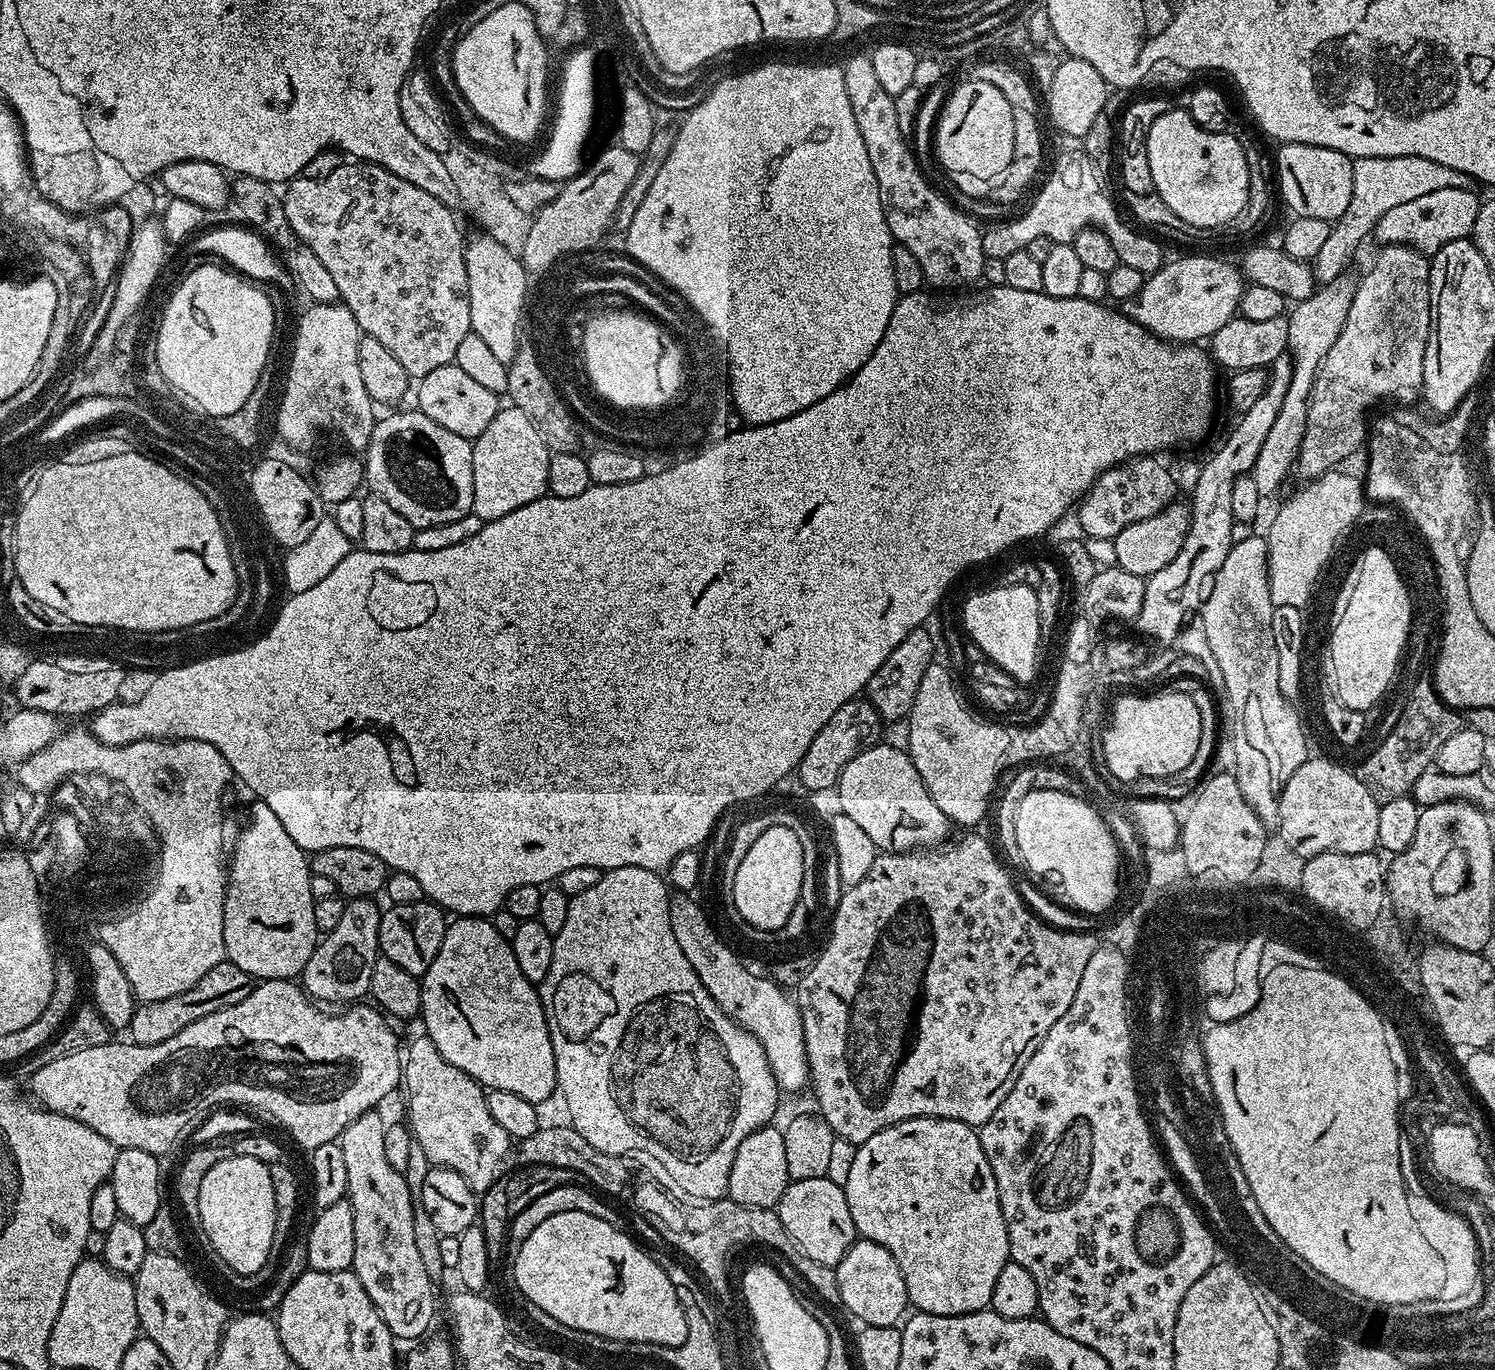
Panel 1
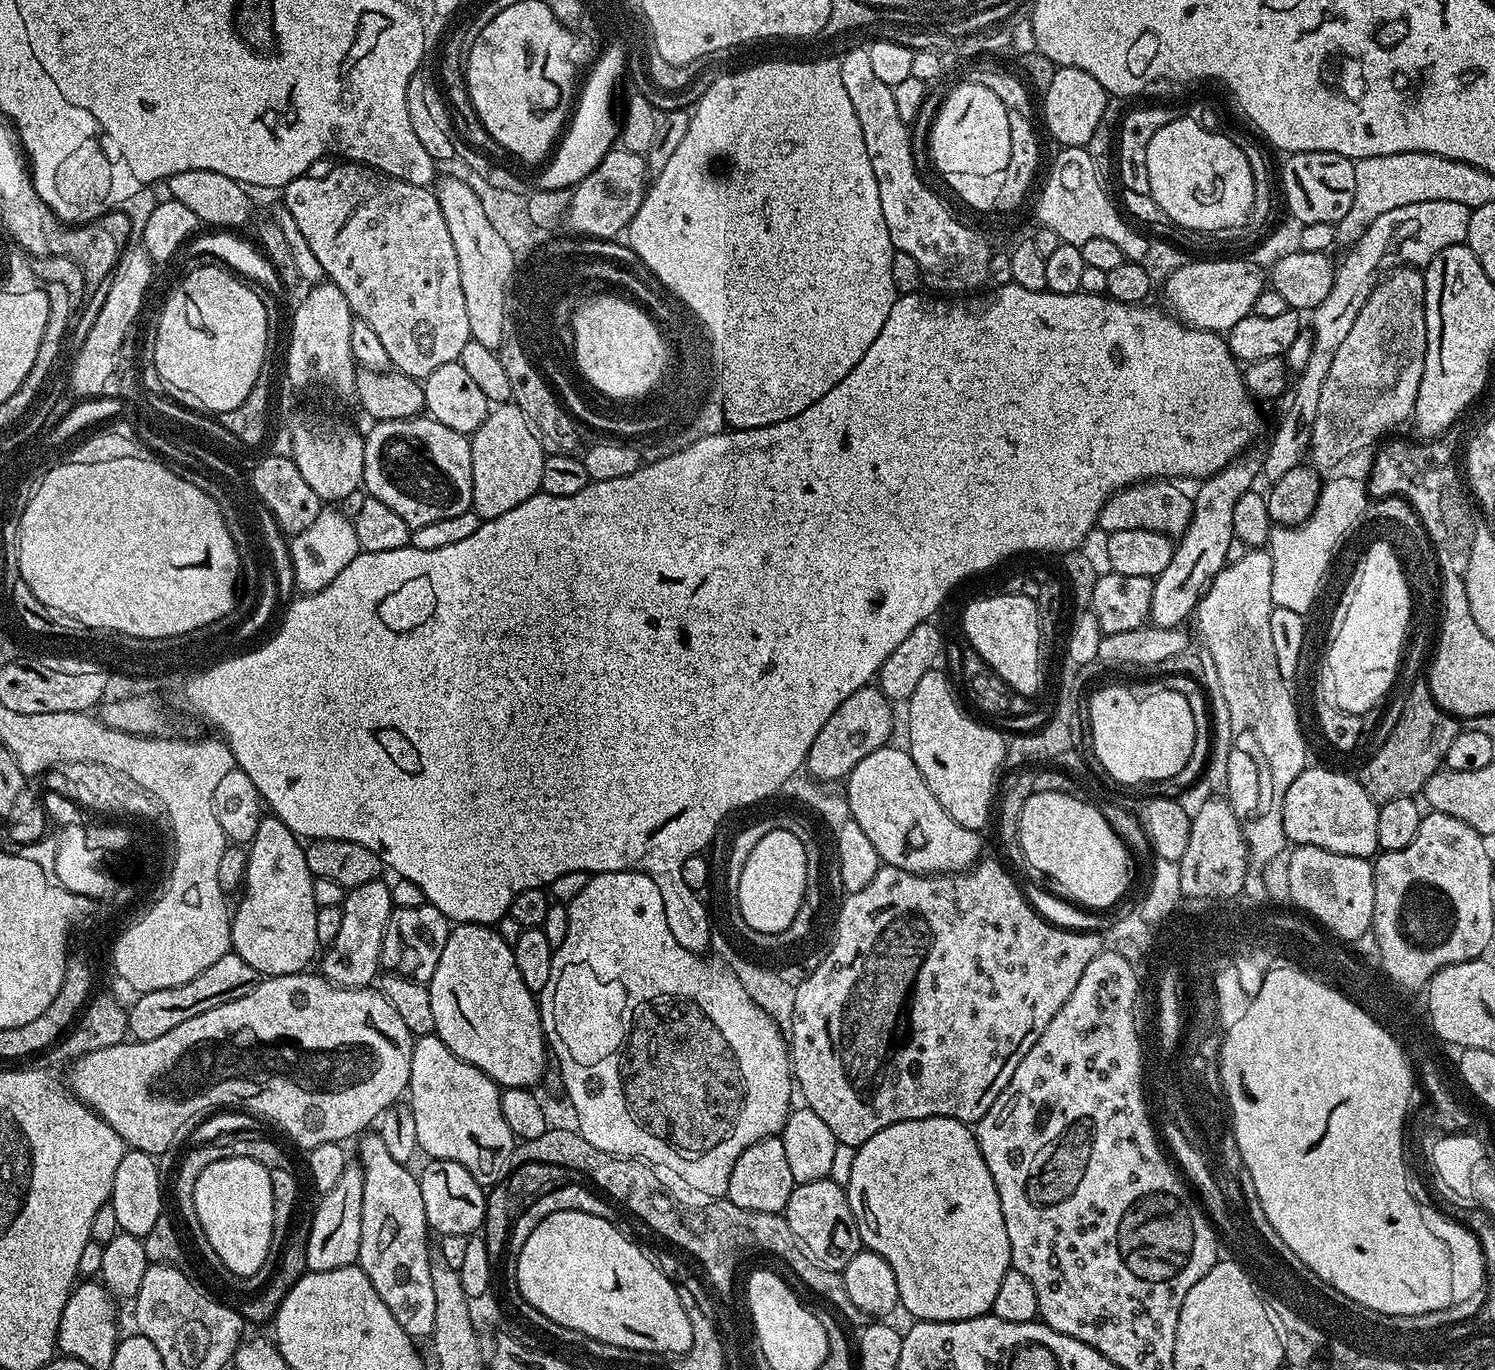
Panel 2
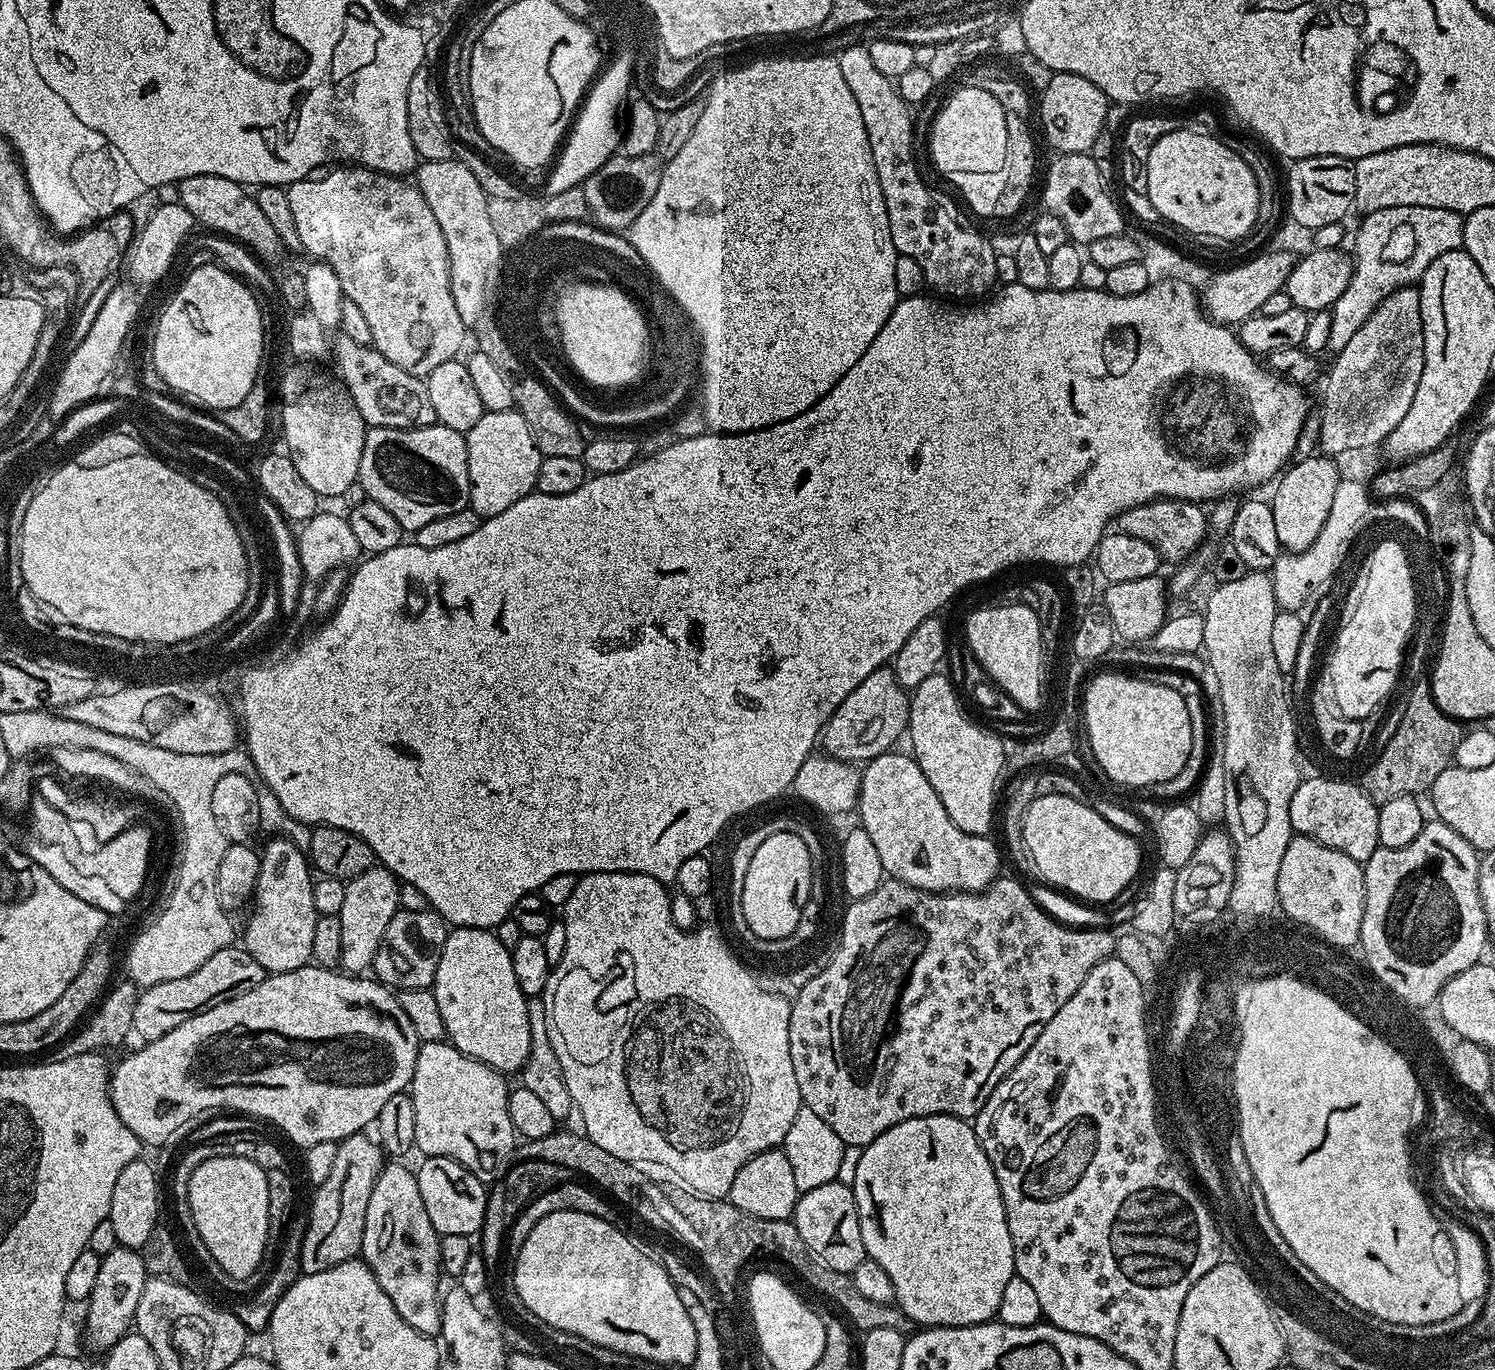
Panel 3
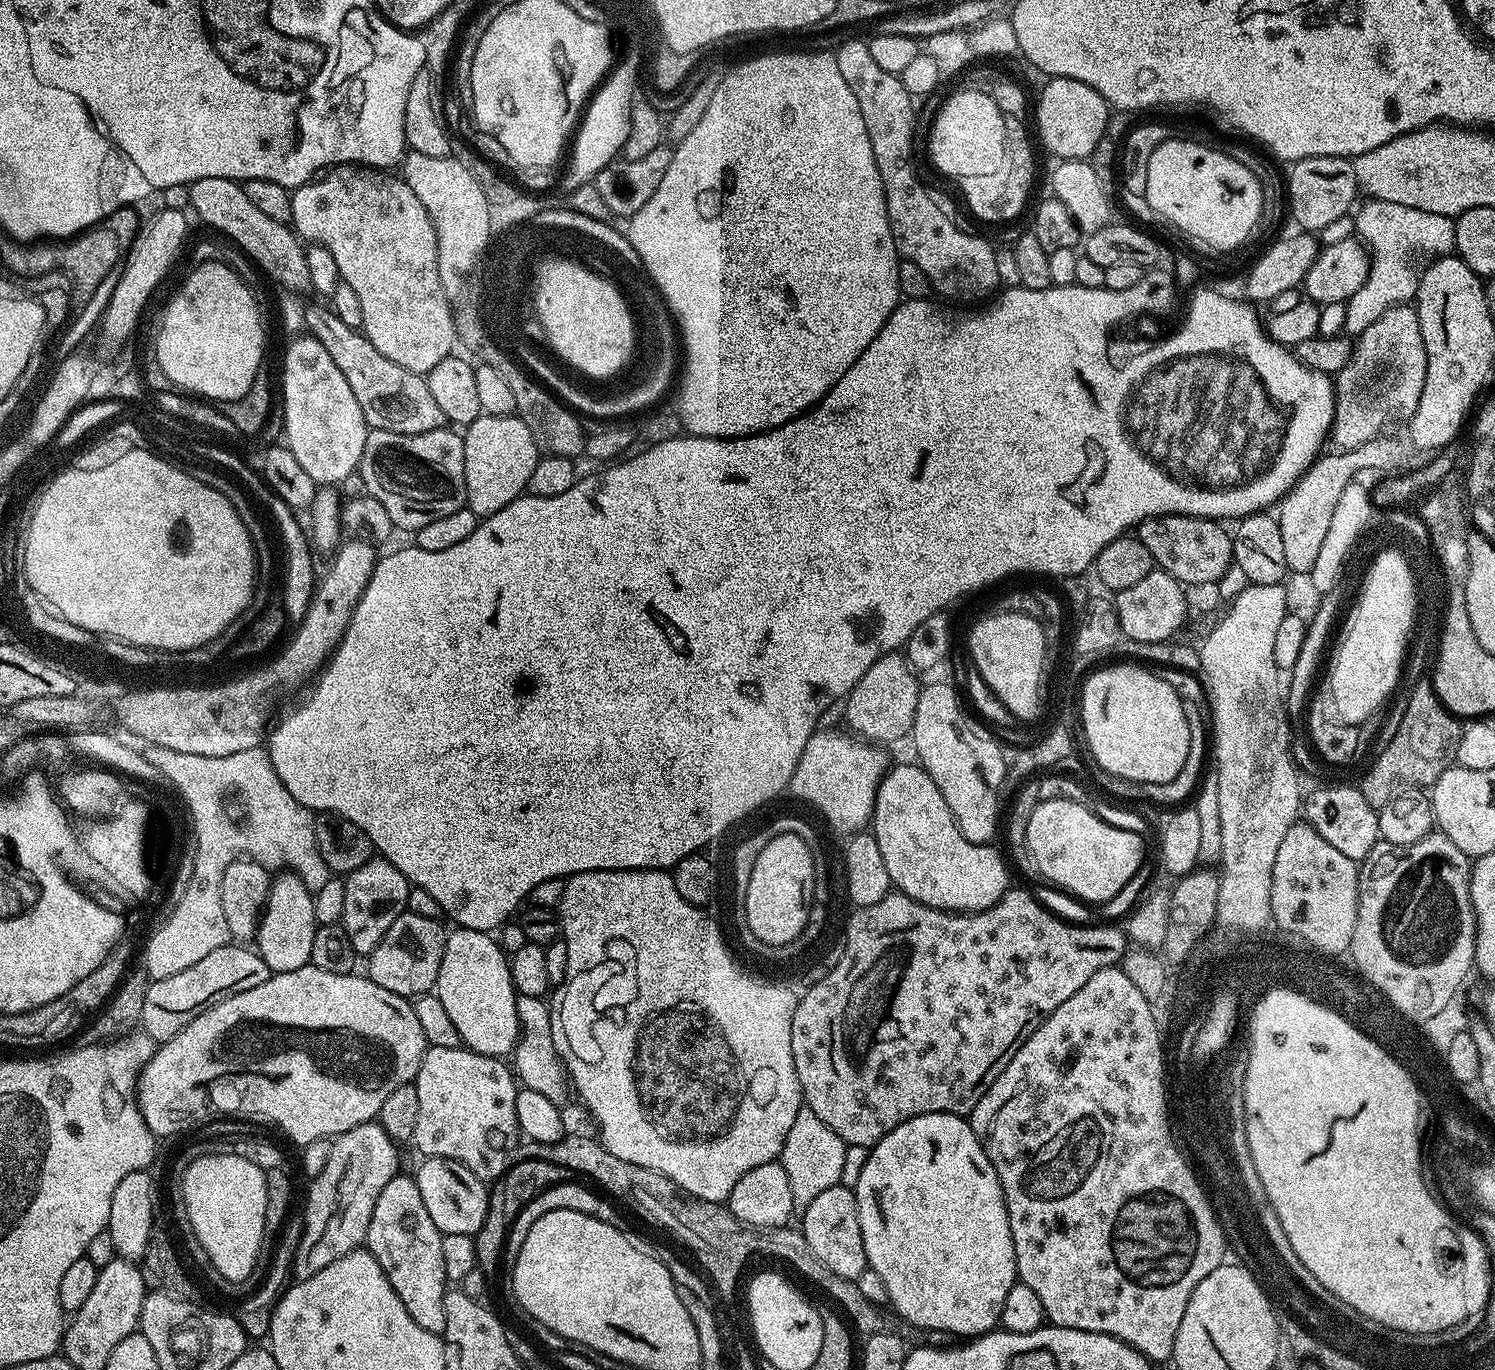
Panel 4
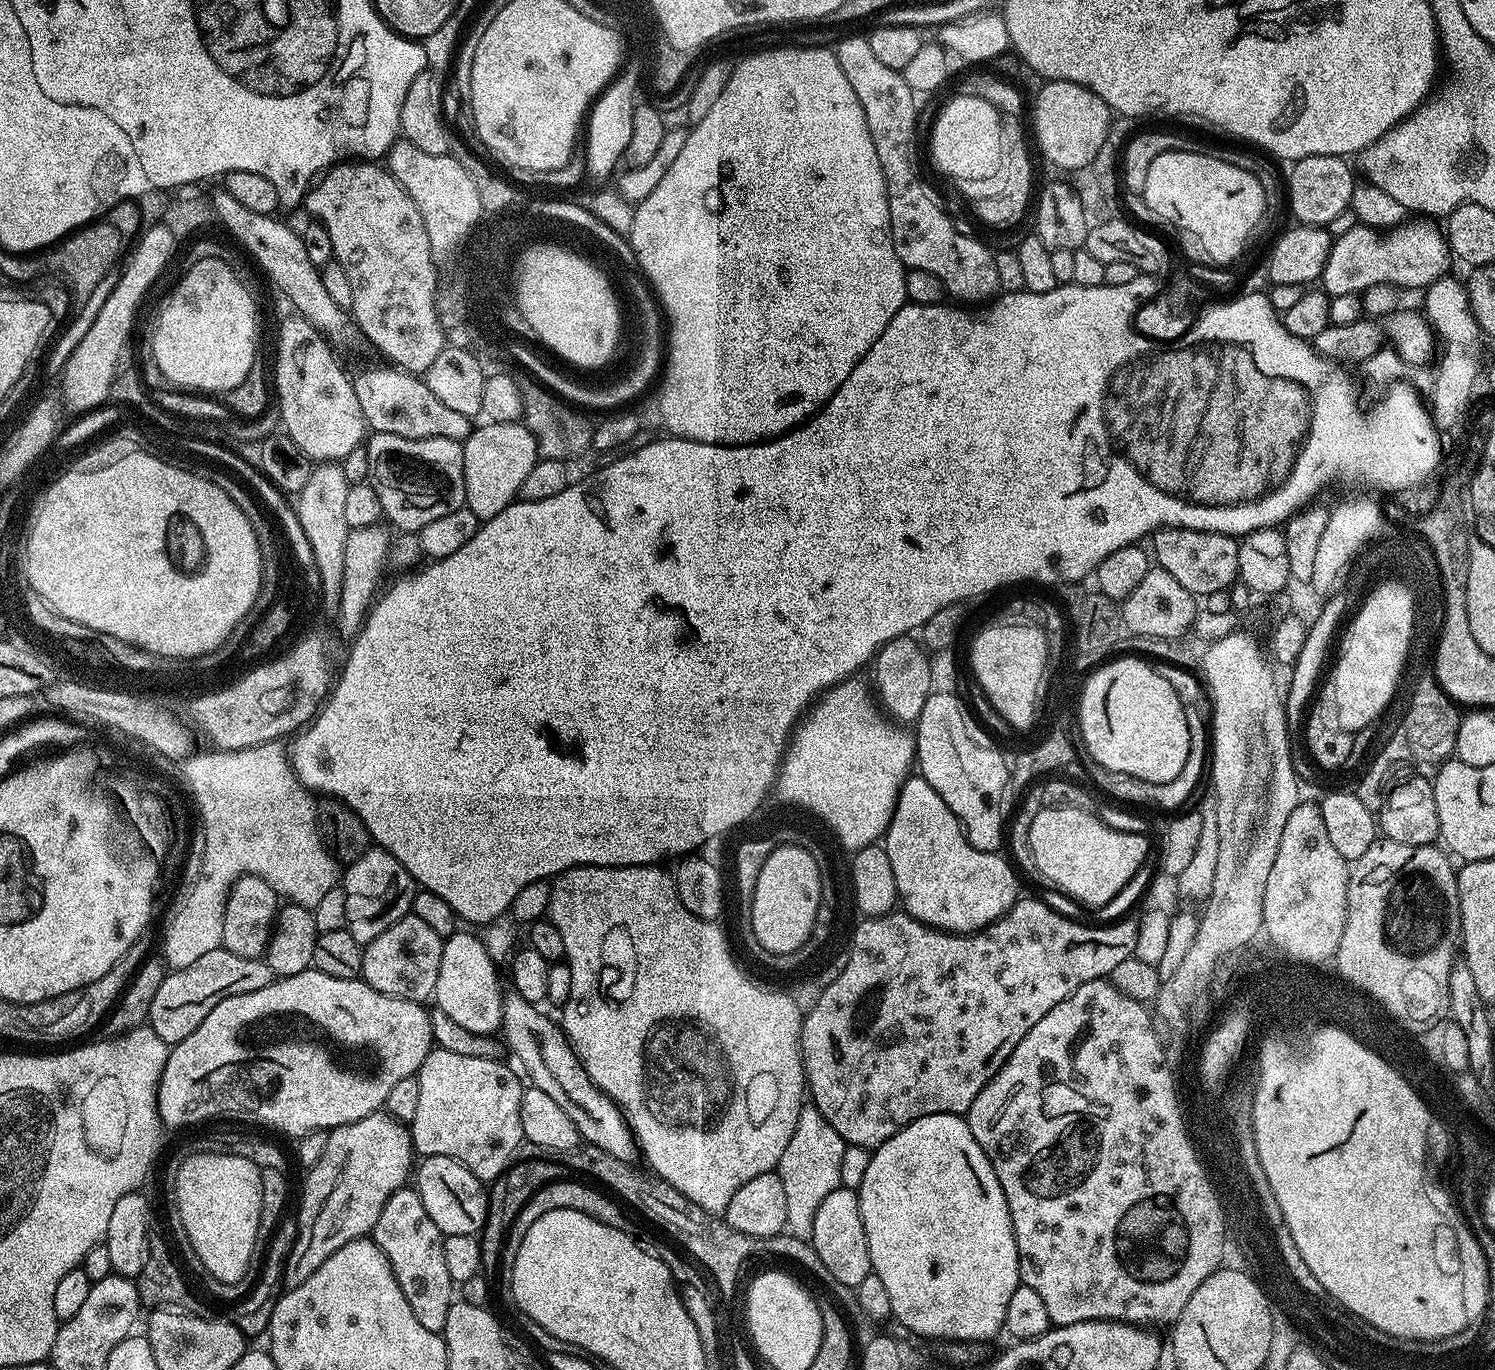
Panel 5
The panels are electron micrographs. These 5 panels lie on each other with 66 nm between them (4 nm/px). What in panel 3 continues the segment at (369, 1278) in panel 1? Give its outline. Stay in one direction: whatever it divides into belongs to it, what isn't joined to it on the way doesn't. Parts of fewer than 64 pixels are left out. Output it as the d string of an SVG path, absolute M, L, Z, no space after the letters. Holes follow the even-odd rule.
M385 1163L374 1182L374 1190L370 1190L360 1256L374 1278L378 1278L378 1286L386 1290L386 1298L394 1302L394 1310L398 1310L414 1330L436 1338L440 1336L441 1235L434 1230L430 1214L426 1214L415 1171L400 1164L403 1163Z

